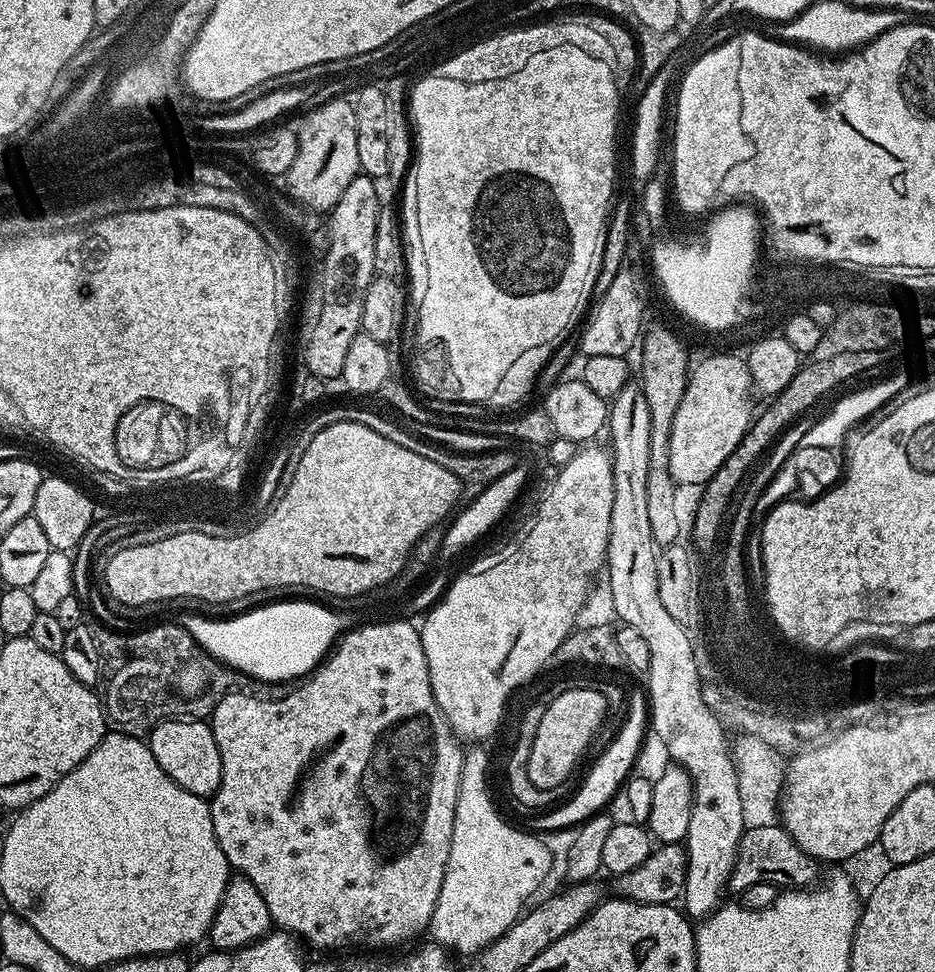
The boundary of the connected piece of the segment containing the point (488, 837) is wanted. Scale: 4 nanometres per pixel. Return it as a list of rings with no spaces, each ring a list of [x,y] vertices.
[[[476,746],[473,752],[469,751],[464,757],[464,769],[460,775],[460,785],[458,786],[458,802],[454,810],[454,830],[452,831],[452,841],[450,842],[450,858],[446,862],[446,874],[442,878],[442,890],[438,894],[438,902],[434,906],[434,914],[432,915],[432,923],[430,925],[431,939],[435,943],[456,952],[468,952],[467,954],[475,954],[492,944],[503,934],[511,924],[516,923],[524,912],[523,903],[530,894],[534,894],[538,884],[542,882],[542,878],[546,878],[546,872],[551,868],[550,850],[544,844],[543,839],[539,835],[533,834],[531,831],[519,832],[512,824],[507,824],[500,817],[498,809],[492,805],[492,796],[488,793],[488,756],[483,752],[483,747]]]

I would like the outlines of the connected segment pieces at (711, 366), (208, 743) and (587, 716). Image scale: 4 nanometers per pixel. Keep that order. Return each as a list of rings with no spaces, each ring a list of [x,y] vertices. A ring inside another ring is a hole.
[[[720,352],[705,360],[695,361],[684,385],[682,400],[672,418],[668,469],[677,485],[702,486],[730,458],[730,450],[742,442],[754,419],[754,408],[748,405],[748,392],[753,391],[747,363],[736,356]]]
[[[163,720],[152,729],[146,743],[158,766],[162,766],[165,774],[174,778],[178,786],[190,790],[190,794],[205,798],[216,795],[222,778],[222,758],[218,754],[211,727],[204,720]]]
[[[567,688],[564,693],[555,694],[551,699],[544,704],[545,714],[534,735],[530,749],[529,776],[534,786],[556,790],[560,788],[559,784],[567,782],[568,775],[575,770],[576,763],[591,746],[610,707],[606,696],[592,689]]]

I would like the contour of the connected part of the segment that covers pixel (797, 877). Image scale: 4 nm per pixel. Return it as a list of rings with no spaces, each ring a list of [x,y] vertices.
[[[777,825],[763,826],[745,831],[740,839],[732,877],[728,879],[728,888],[741,890],[762,882],[775,884],[780,890],[806,888],[817,883],[816,868],[817,861],[796,845],[785,828]]]

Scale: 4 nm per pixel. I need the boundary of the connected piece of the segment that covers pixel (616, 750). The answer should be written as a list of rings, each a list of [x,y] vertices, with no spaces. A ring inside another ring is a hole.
[[[643,687],[636,688],[632,692],[631,690],[629,691],[626,700],[627,708],[626,718],[620,730],[604,752],[595,760],[584,780],[584,784],[577,790],[572,800],[560,808],[555,807],[550,811],[535,815],[532,825],[530,825],[533,831],[547,834],[556,830],[577,827],[586,822],[591,816],[603,811],[606,808],[605,805],[613,798],[617,790],[619,793],[619,790],[633,771],[634,762],[650,724],[647,693]],[[573,810],[574,813],[572,813]]]

